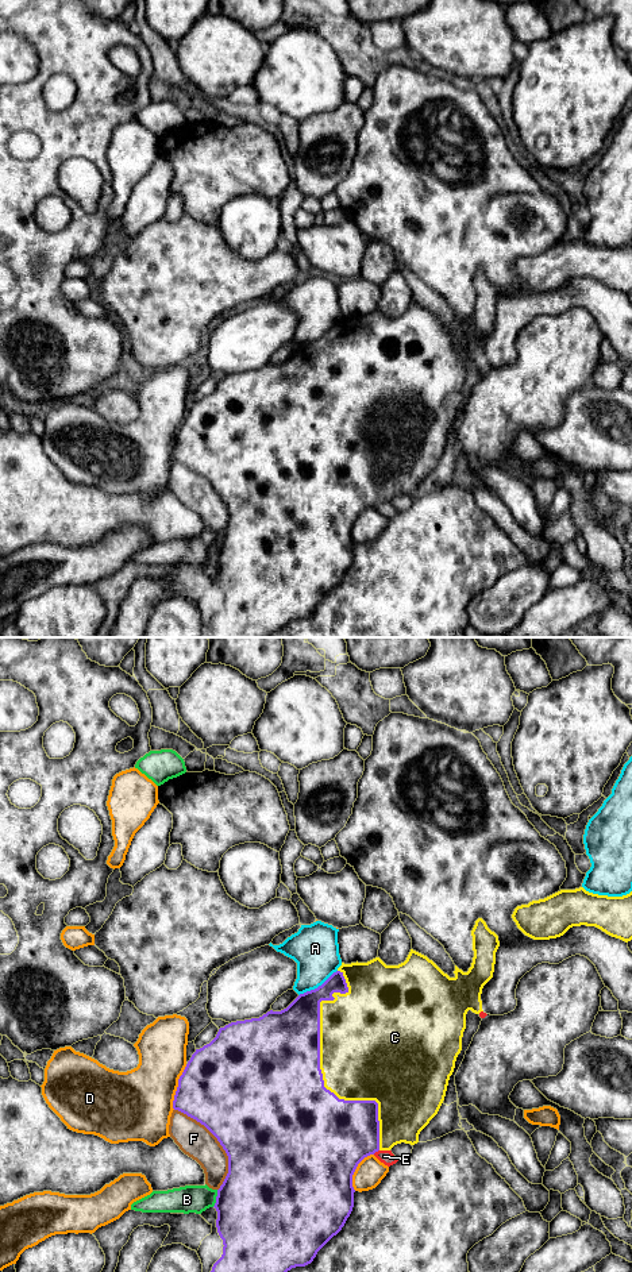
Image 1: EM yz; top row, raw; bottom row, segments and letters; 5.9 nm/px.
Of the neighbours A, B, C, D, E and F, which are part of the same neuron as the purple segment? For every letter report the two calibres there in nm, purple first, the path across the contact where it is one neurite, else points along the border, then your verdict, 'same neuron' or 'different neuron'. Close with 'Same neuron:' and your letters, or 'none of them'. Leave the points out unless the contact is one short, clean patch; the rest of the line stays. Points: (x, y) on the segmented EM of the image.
A: 240/280 nm | different neuron
B: 480/160 nm | along yz (218, 1190), (212, 1206) | different neuron
C: 500/480 nm | same neuron
D: 480/400 nm | different neuron
E: 420/80 nm | different neuron
F: 500/200 nm | different neuron
Same neuron: C

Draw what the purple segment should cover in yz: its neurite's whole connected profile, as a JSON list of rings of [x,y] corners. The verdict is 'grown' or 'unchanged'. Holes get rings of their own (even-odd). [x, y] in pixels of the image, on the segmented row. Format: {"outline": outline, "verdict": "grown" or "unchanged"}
{"outline": [[[482,918],[471,930],[474,957],[471,967],[463,972],[455,965],[455,976],[450,978],[427,956],[411,949],[406,960],[398,965],[386,965],[379,957],[367,963],[351,963],[338,968],[321,986],[300,994],[286,1009],[267,1011],[259,1018],[236,1021],[220,1028],[216,1037],[192,1055],[173,1101],[173,1109],[204,1125],[220,1142],[228,1156],[228,1173],[217,1190],[215,1209],[216,1227],[223,1240],[223,1254],[211,1272],[288,1272],[313,1261],[317,1252],[344,1226],[354,1207],[352,1175],[358,1164],[378,1150],[390,1150],[394,1145],[419,1142],[420,1132],[438,1114],[454,1072],[455,1061],[462,1051],[462,1037],[466,1029],[466,1014],[482,1010],[481,994],[483,986],[493,978],[498,936]]], "verdict": "grown"}

